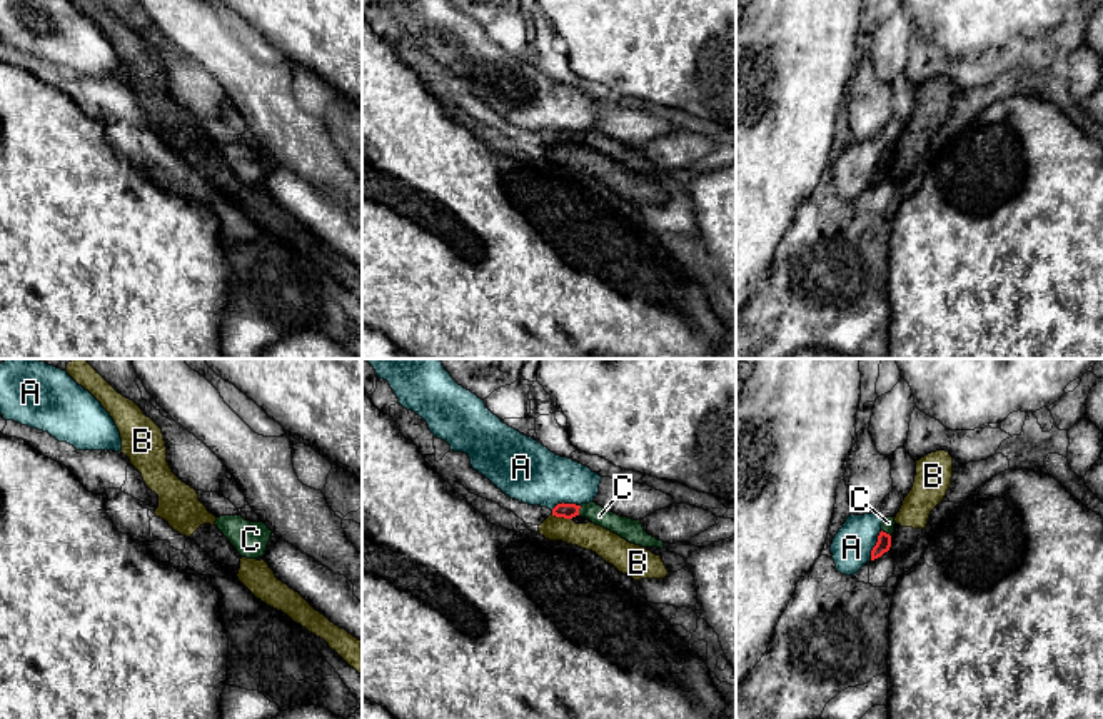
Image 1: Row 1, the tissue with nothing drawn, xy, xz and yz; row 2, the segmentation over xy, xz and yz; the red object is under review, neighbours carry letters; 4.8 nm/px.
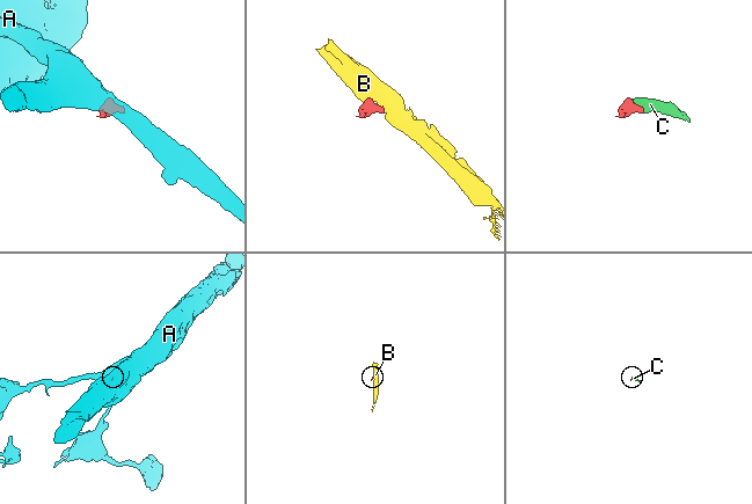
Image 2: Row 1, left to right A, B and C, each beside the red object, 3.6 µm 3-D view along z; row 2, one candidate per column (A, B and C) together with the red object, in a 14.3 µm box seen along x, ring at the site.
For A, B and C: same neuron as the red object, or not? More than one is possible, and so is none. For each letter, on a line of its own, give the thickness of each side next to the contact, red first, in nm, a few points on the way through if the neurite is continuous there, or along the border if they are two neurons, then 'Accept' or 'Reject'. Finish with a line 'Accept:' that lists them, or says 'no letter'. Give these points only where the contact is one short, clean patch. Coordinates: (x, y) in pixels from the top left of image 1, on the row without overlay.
A: Thickness 70 nm (red) against 190 nm. Boundary: yz (881, 157), (870, 186). Reject
B: Thickness 80 nm (red) against 130 nm. Boundary: xz (551, 140), (571, 145). Reject
C: Thickness 80 nm (red) against 100 nm. Path across: xz (568, 137), (578, 137), (593, 137), (626, 154). Accept
Accept: C

